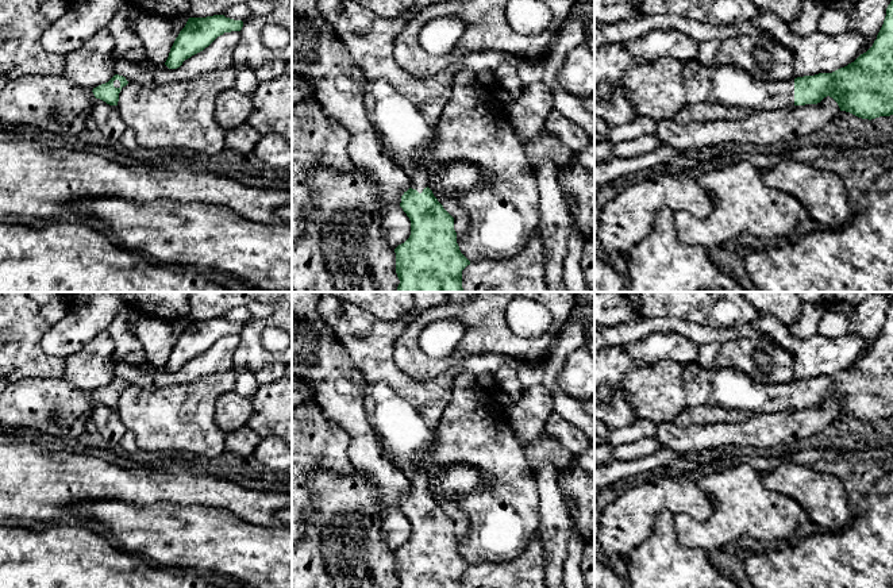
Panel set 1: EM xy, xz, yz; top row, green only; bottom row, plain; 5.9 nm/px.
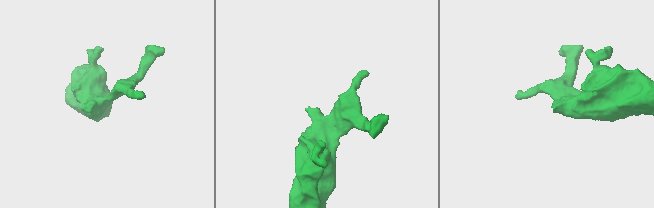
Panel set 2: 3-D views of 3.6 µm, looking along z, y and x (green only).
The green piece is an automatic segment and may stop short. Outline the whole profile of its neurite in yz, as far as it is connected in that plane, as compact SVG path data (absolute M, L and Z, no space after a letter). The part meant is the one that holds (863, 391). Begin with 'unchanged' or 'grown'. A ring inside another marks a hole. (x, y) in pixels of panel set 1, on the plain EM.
grown; M893 301L886 311L884 327L873 349L854 365L832 376L819 376L815 378L797 380L794 383L762 384L736 369L708 369L697 362L692 362L685 365L682 388L686 395L686 407L689 408L697 406L721 406L751 415L761 415L790 411L794 408L817 407L824 400L830 399L838 406L840 414L850 415L858 420L871 423L879 419L890 419L893 418Z

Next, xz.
grown; M412 292L413 307L403 318L382 320L358 305L331 295L323 295L317 312L346 347L366 383L365 407L374 434L381 439L397 470L409 481L409 492L401 499L400 510L411 523L409 541L394 552L399 588L462 588L462 573L470 564L461 556L454 533L454 520L443 511L427 487L427 474L420 464L436 437L438 423L451 399L451 388L462 373L480 376L494 373L505 361L519 362L497 353L469 357L430 381L415 381L397 368L393 353L415 318L428 308L447 303L449 292Z

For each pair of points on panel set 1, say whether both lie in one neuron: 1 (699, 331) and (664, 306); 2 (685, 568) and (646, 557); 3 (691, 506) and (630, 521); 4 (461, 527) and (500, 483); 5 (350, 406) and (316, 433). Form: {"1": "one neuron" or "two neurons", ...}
{"1": "two neurons", "2": "one neuron", "3": "one neuron", "4": "two neurons", "5": "two neurons"}

